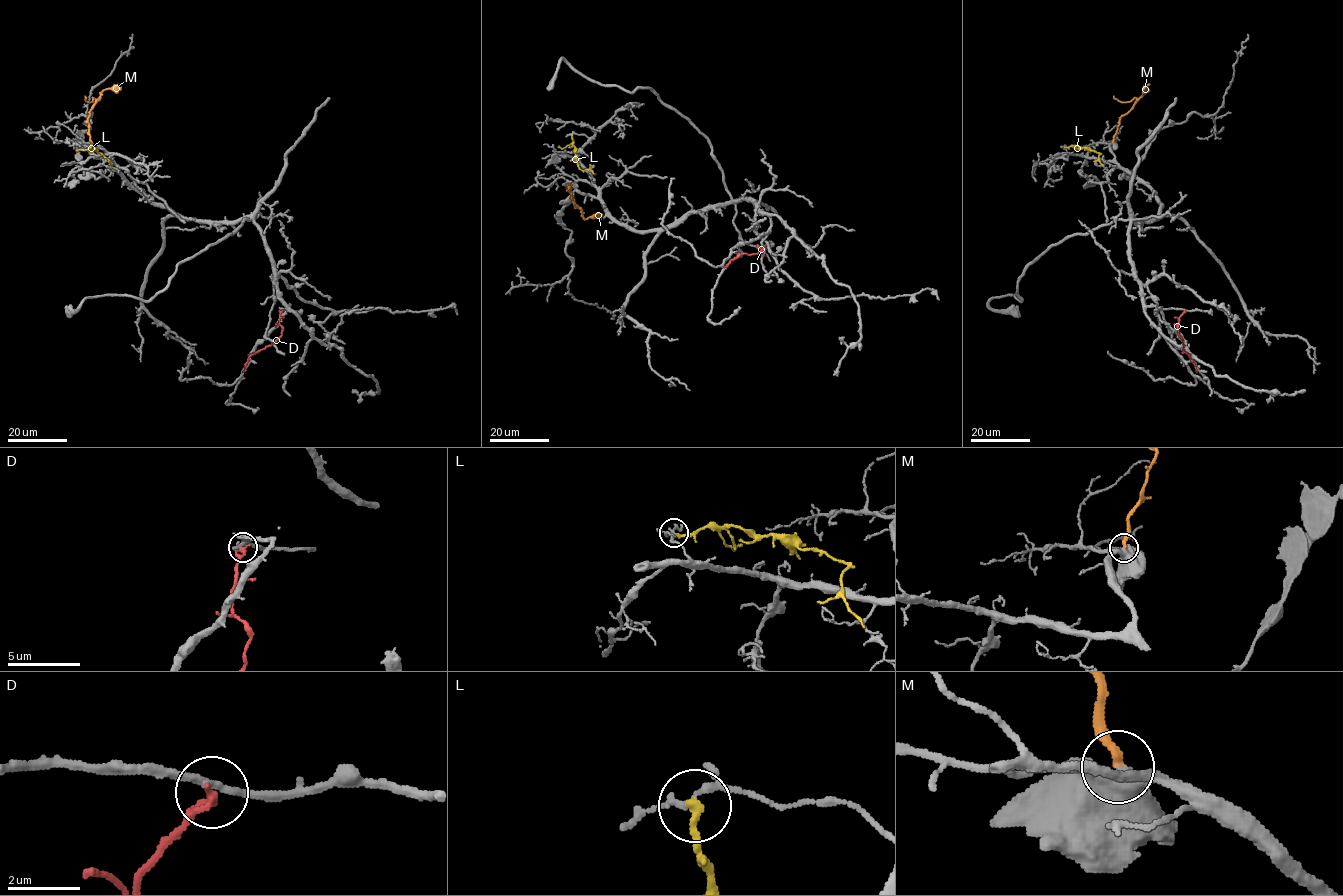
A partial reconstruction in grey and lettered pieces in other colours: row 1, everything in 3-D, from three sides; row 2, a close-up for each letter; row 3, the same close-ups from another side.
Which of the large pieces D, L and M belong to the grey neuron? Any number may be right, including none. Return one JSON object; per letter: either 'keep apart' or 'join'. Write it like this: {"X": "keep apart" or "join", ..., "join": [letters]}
{"D": "keep apart", "L": "keep apart", "M": "join", "join": ["M"]}

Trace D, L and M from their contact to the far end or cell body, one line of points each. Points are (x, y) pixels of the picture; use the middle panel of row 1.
D: (762, 255), (763, 248), (755, 254), (744, 253), (724, 267)
L: (572, 135), (578, 166), (593, 173)
M: (572, 183), (571, 199), (581, 210), (584, 219), (599, 217), (599, 220)

